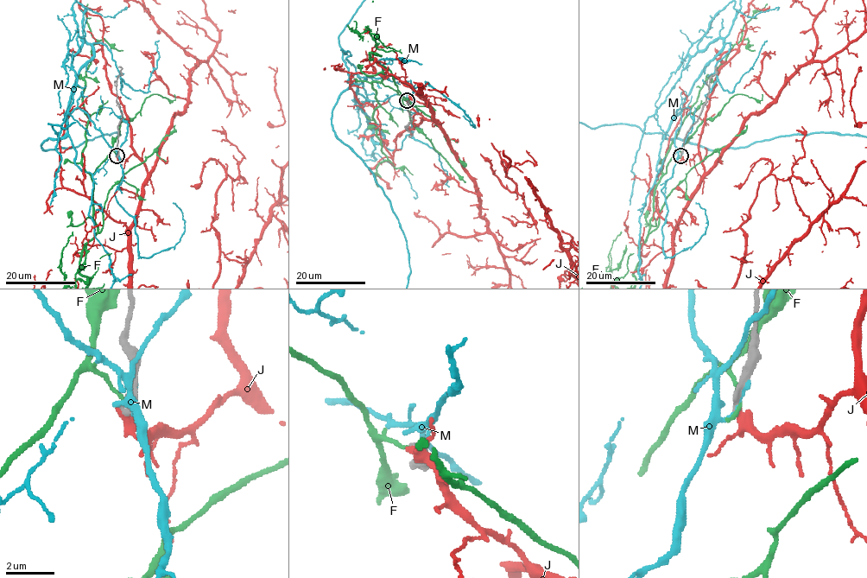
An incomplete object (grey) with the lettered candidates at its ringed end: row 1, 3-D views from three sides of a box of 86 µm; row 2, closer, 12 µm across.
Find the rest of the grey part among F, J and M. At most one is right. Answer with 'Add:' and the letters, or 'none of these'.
Add: none of these

